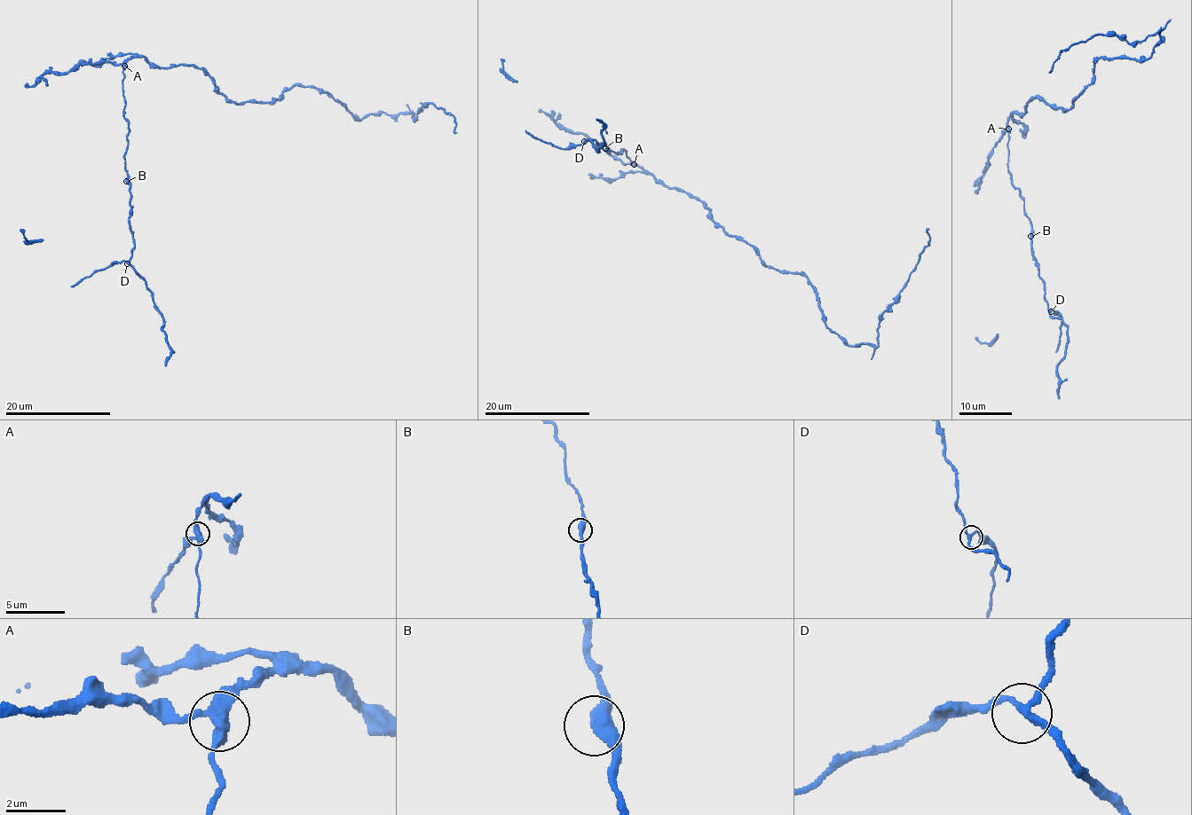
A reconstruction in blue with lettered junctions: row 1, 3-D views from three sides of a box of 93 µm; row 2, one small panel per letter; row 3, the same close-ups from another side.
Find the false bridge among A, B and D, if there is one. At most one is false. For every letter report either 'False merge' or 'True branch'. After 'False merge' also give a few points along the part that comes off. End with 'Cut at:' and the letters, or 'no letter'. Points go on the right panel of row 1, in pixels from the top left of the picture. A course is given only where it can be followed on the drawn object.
A: False merge. Course of the part to remove: (1008, 129), (1034, 97), (1070, 108), (1094, 58), (1148, 58), (1164, 38), (1096, 35), (1048, 72)
B: True branch
D: True branch
Cut at: A

